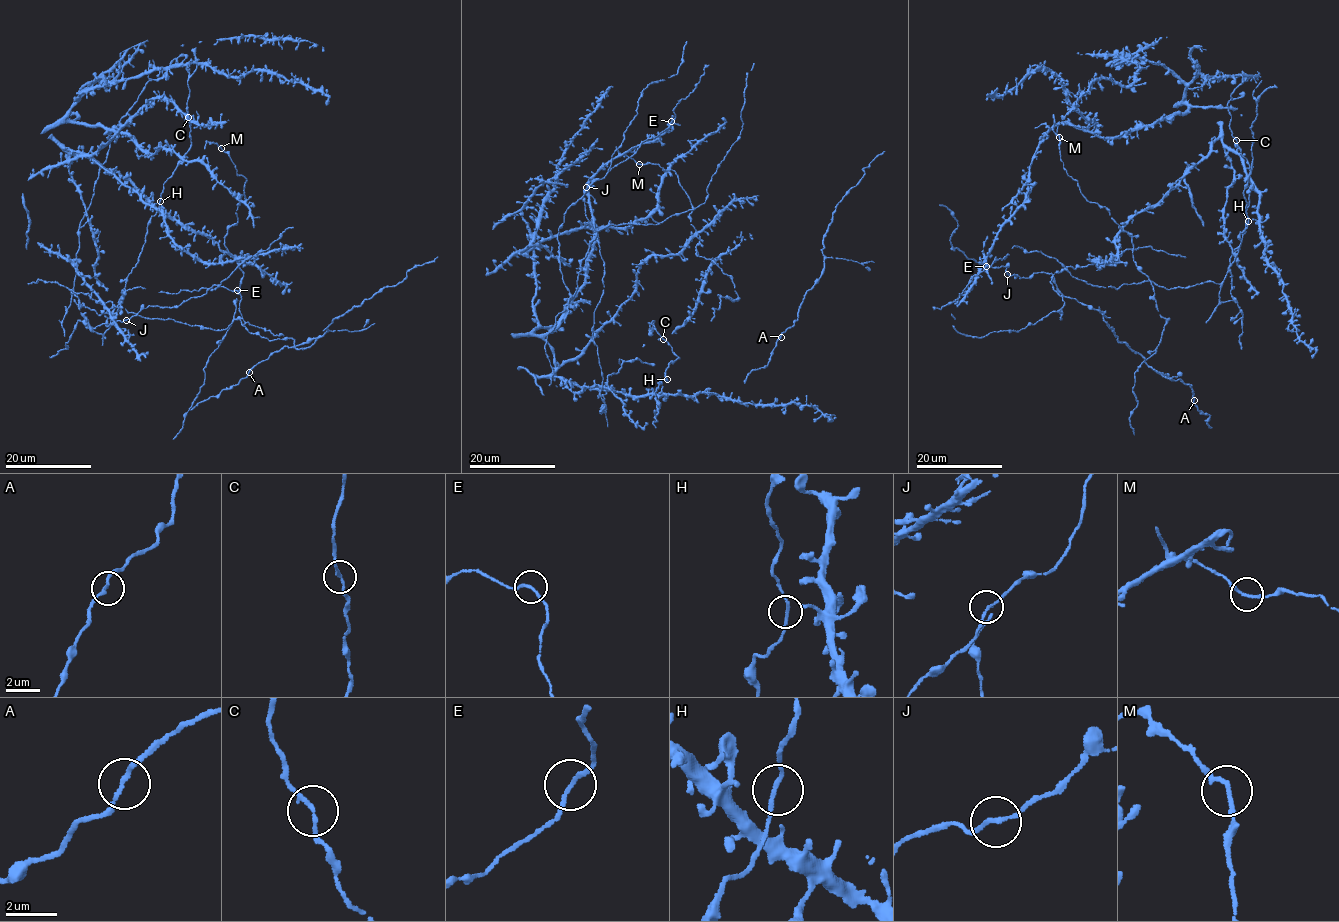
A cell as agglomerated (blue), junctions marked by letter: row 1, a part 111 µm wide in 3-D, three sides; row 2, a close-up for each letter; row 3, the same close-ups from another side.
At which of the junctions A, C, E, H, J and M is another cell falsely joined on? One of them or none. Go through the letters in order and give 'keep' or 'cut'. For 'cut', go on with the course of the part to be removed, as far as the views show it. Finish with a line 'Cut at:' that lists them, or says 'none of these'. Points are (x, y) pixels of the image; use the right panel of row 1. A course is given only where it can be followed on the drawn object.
A: keep
C: keep
E: keep
H: keep
J: keep
M: keep
Cut at: none of these

